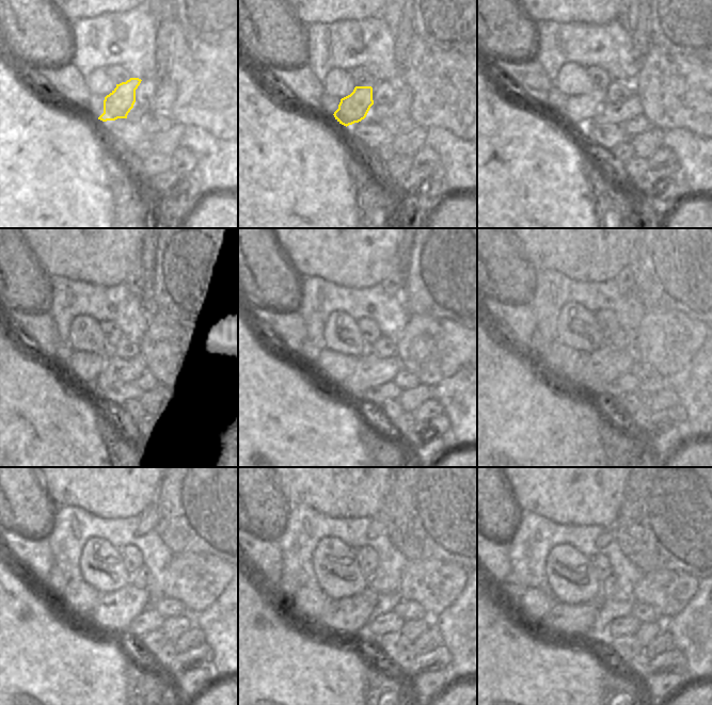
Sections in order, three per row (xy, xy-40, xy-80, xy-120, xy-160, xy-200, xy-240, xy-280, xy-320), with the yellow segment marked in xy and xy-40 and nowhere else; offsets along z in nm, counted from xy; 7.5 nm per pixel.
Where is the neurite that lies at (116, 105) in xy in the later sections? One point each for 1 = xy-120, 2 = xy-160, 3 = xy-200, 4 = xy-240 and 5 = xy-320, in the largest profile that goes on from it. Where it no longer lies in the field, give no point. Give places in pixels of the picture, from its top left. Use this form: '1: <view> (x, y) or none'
1: xy-120 (89, 366)
2: xy-160 (329, 367)
3: xy-200 (559, 358)
4: xy-240 (82, 599)
5: xy-320 (534, 604)

